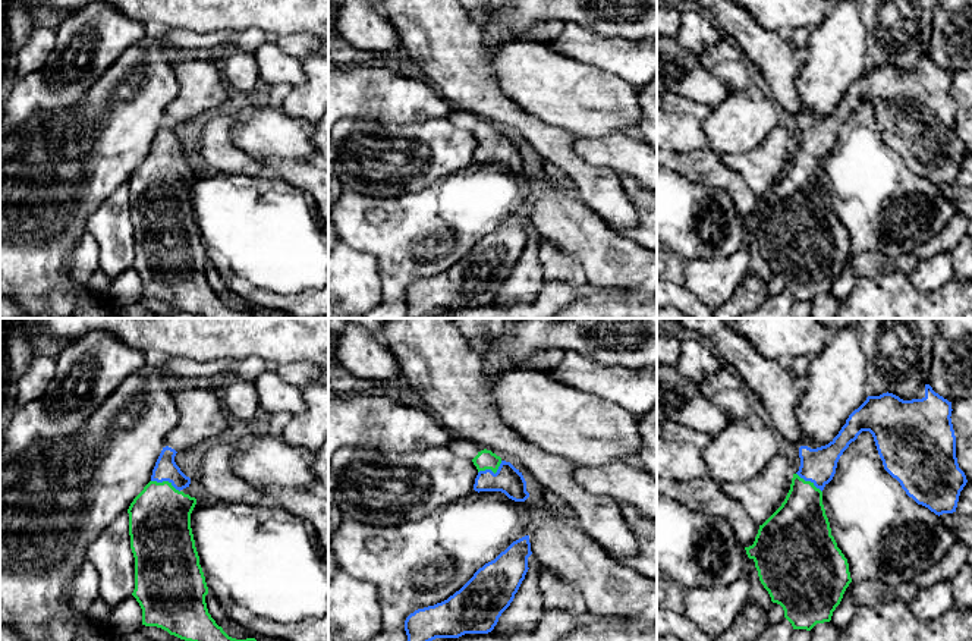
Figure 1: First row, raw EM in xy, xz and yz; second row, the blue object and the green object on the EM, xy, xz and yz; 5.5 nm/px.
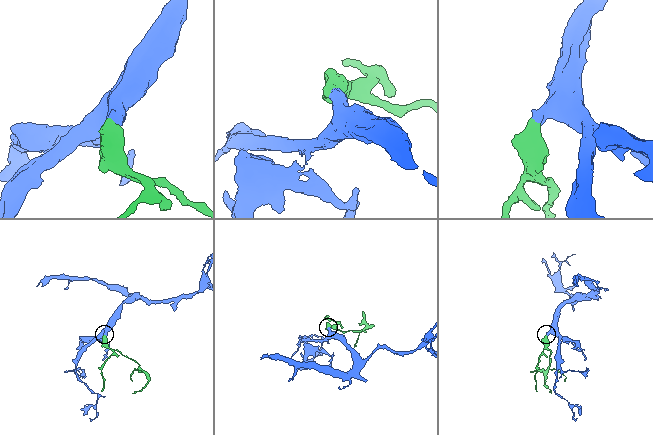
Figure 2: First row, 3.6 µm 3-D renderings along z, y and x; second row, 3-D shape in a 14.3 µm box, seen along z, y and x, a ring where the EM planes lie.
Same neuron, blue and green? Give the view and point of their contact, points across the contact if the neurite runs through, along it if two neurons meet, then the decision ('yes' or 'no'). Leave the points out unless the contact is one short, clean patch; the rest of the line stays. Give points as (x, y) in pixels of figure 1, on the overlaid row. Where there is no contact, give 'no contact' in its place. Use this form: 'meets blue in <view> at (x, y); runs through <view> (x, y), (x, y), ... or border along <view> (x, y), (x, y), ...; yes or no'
meets blue in xy at (166, 480); runs through xy (166, 470), (166, 480), (160, 515); yes

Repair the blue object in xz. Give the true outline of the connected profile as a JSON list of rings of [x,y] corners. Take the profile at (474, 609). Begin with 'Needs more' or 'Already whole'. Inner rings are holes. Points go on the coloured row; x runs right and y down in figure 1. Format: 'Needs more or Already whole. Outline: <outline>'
Already whole. Outline: [[[529,535],[513,541],[447,600],[418,609],[405,620],[408,641],[488,634],[510,606],[528,572]]]

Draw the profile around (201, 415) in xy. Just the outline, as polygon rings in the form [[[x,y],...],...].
[[[211,389],[173,390],[177,422],[169,431],[166,444],[177,453],[189,452],[223,433],[230,418],[223,408],[220,392]]]

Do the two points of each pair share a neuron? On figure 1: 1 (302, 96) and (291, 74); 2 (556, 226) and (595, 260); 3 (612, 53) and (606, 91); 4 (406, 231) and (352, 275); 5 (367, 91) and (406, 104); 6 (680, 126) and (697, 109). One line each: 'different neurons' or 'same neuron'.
1: different neurons
2: same neuron
3: different neurons
4: different neurons
5: same neuron
6: different neurons

